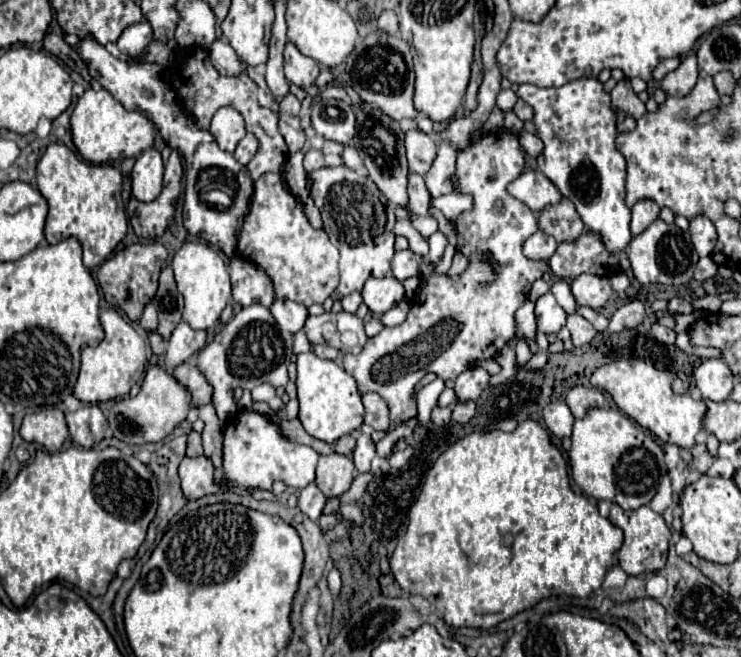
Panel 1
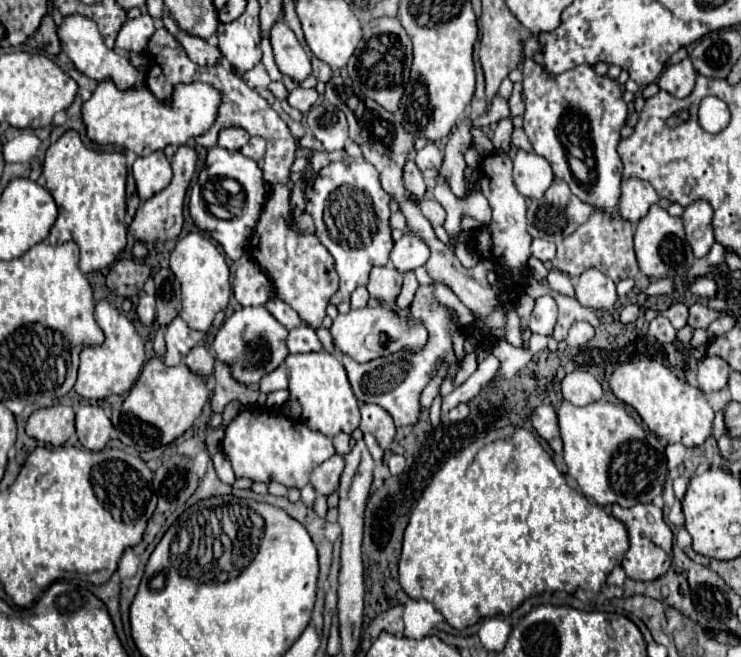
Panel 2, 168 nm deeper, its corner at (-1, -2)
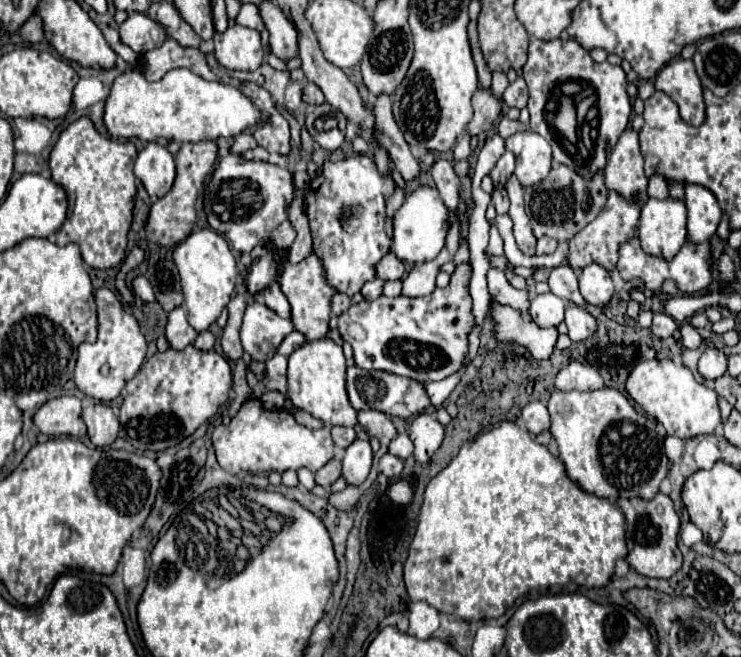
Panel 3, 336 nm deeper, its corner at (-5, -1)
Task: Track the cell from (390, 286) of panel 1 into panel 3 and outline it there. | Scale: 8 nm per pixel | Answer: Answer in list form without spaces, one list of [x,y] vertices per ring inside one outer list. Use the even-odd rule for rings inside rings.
[[[393,252],[385,254],[377,264],[377,276],[385,282],[387,280],[401,280],[403,274],[405,274],[405,264]]]

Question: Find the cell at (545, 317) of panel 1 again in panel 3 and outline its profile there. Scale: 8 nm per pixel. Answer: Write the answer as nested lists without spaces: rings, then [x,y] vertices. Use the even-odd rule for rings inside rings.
[[[547,292],[531,300],[529,314],[537,326],[549,328],[549,326],[559,326],[563,322],[563,310],[565,310],[565,302],[559,296]]]

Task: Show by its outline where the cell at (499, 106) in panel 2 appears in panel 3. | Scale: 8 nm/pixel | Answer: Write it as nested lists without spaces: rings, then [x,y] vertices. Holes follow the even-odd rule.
[[[493,72],[493,84],[491,84],[491,88],[493,88],[493,94],[497,98],[501,98],[501,94],[507,88],[507,84],[509,84],[509,80],[507,80],[507,76],[503,72]]]

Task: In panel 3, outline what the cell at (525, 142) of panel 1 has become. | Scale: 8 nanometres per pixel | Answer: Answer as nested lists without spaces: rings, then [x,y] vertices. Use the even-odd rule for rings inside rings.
[[[503,116],[501,122],[499,122],[499,126],[497,126],[497,132],[499,132],[503,138],[509,138],[511,134],[515,134],[515,132],[519,132],[519,130],[525,130],[525,124],[521,124],[519,120],[511,120],[511,118],[507,118],[507,116]]]

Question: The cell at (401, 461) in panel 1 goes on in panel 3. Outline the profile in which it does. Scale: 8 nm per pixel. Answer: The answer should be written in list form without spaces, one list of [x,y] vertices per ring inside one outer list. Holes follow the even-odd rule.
[[[385,454],[381,460],[379,460],[379,470],[387,476],[387,478],[397,478],[403,470],[403,460],[399,460],[397,456],[391,456],[391,454]]]

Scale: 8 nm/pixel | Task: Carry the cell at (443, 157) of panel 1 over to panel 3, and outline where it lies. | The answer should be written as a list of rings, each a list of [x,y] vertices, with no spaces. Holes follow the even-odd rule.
[[[479,88],[479,90],[473,94],[473,110],[475,110],[475,114],[473,114],[471,122],[469,122],[469,132],[471,132],[471,136],[481,134],[483,130],[493,128],[495,120],[497,120],[499,114],[501,114],[501,108],[503,108],[503,100],[497,100],[491,90]]]

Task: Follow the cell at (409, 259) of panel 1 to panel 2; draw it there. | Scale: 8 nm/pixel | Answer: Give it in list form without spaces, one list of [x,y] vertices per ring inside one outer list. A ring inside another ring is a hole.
[[[407,231],[391,251],[391,263],[399,273],[415,271],[429,259],[429,247],[411,231]]]

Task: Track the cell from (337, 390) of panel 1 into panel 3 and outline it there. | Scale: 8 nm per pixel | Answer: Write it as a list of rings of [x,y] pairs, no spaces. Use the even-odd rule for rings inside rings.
[[[329,338],[305,342],[289,356],[287,368],[287,394],[295,408],[309,412],[331,426],[355,427],[358,424],[357,412],[349,404],[345,390],[345,356],[339,344]]]

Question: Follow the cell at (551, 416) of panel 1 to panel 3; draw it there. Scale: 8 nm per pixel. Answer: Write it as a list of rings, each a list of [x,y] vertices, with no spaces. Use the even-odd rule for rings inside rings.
[[[529,402],[521,410],[521,420],[529,432],[535,436],[541,434],[543,430],[549,430],[549,412],[541,402]]]

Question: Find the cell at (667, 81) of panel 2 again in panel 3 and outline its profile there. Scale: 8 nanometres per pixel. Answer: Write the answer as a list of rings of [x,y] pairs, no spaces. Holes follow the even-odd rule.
[[[671,60],[655,76],[655,90],[665,92],[679,106],[679,114],[687,124],[701,126],[705,122],[703,88],[691,60]]]

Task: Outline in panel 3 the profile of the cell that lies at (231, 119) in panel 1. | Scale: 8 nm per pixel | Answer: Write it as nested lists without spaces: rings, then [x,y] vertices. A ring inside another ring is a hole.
[[[243,132],[243,134],[239,134],[239,136],[235,138],[231,150],[237,152],[237,154],[243,154],[243,152],[247,152],[247,150],[253,150],[255,146],[257,146],[257,142],[255,142],[255,138],[251,136],[251,132]]]

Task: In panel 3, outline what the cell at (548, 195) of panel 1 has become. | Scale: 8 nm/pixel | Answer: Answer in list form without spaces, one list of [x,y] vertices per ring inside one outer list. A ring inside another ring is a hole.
[[[517,132],[507,138],[507,150],[515,154],[517,166],[515,176],[523,186],[531,186],[531,182],[541,182],[551,170],[551,146],[549,142],[531,132]]]

